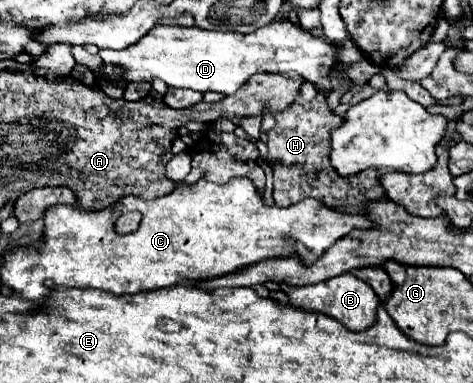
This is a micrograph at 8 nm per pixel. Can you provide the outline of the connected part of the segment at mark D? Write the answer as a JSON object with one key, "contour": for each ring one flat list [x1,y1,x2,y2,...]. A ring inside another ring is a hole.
{"contour":[[272,22,252,34,156,24,144,38,124,50,100,50,100,58,108,64,122,66,122,78,126,82,152,82,152,78,160,78,170,88,234,94,252,74,298,72,304,80,312,82,316,88,321,87,329,95,328,70,336,62,336,52,334,44,312,36,294,22]]}

